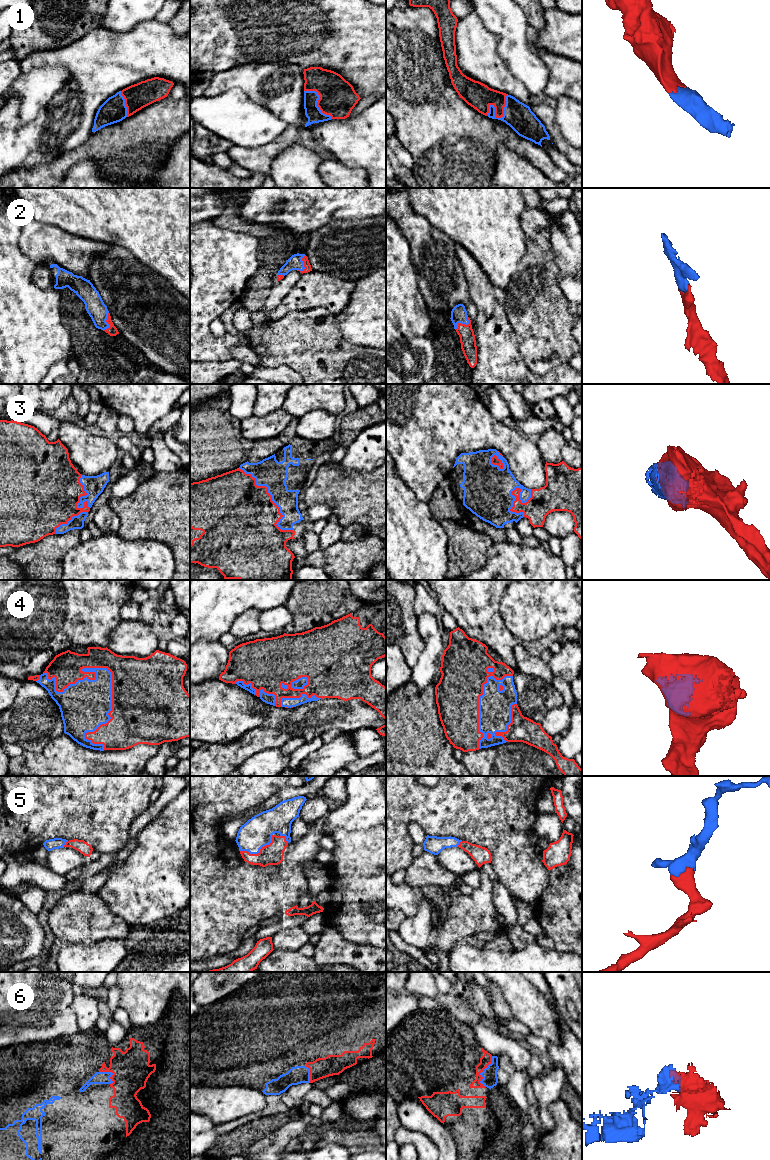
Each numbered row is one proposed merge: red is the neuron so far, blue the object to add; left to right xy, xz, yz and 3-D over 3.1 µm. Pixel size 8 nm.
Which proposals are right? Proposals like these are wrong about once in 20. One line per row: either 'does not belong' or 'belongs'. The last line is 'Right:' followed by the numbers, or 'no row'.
1: belongs
2: belongs
3: belongs
4: belongs
5: belongs
6: belongs
Right: 1, 2, 3, 4, 5, 6

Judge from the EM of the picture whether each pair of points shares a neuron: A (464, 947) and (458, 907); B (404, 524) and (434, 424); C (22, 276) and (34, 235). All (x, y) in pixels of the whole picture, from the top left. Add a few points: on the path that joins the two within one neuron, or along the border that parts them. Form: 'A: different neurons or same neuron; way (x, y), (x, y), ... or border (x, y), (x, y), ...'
A: different neurons; border (466, 940), (459, 941), (453, 946)
B: different neurons; border (399, 474), (410, 490), (427, 504)
C: different neurons; border (19, 235), (18, 247), (37, 265)

